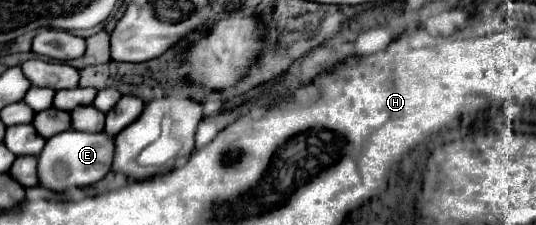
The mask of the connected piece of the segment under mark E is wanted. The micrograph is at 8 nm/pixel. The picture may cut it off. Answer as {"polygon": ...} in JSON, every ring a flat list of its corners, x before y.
{"polygon":[[68,129,46,141,38,157,38,177,40,183,52,191,64,191,68,187,84,187,100,181,112,167,114,161,114,137,108,133,86,133]]}

